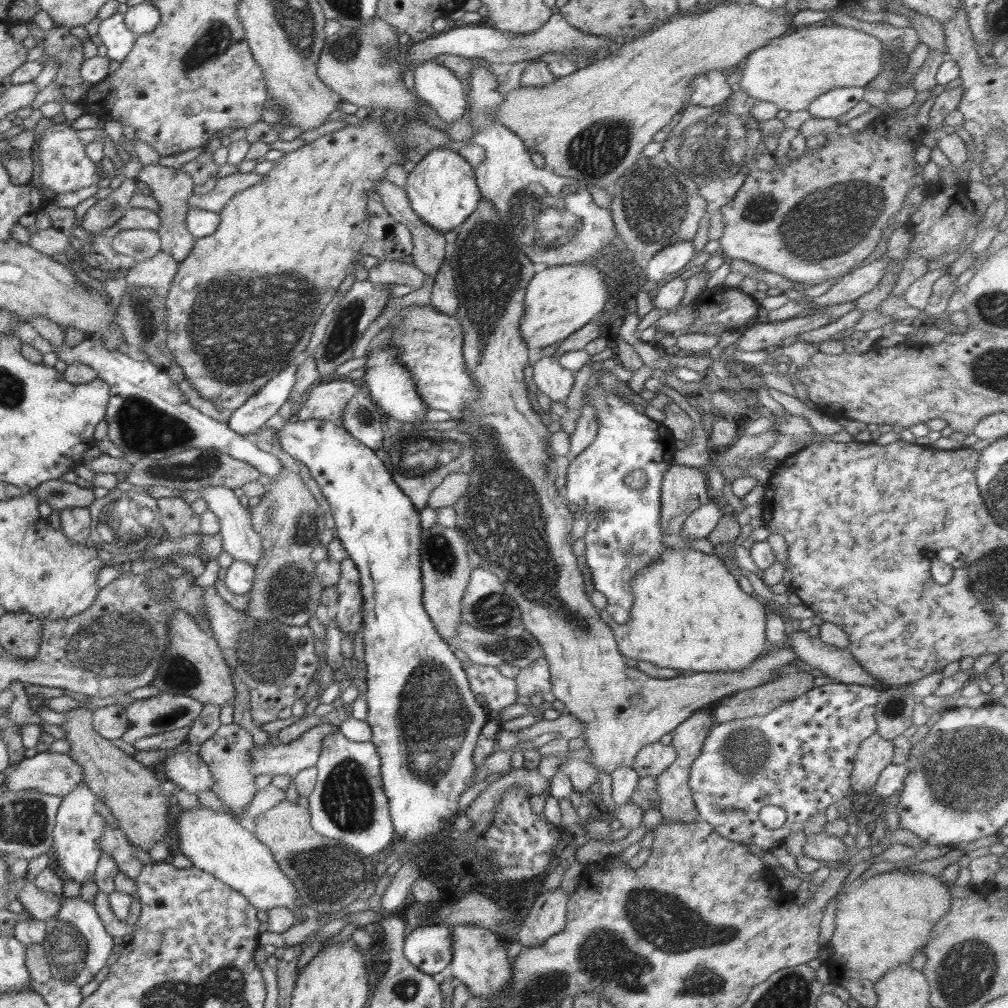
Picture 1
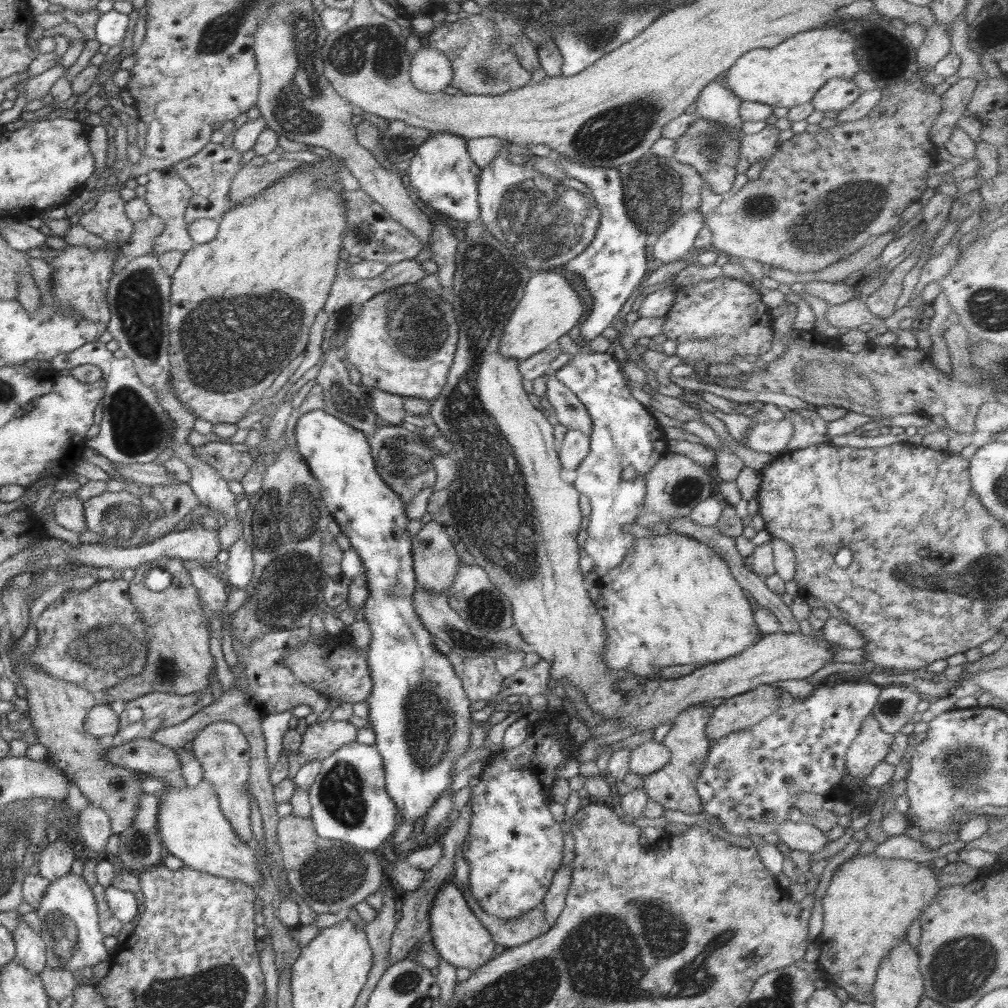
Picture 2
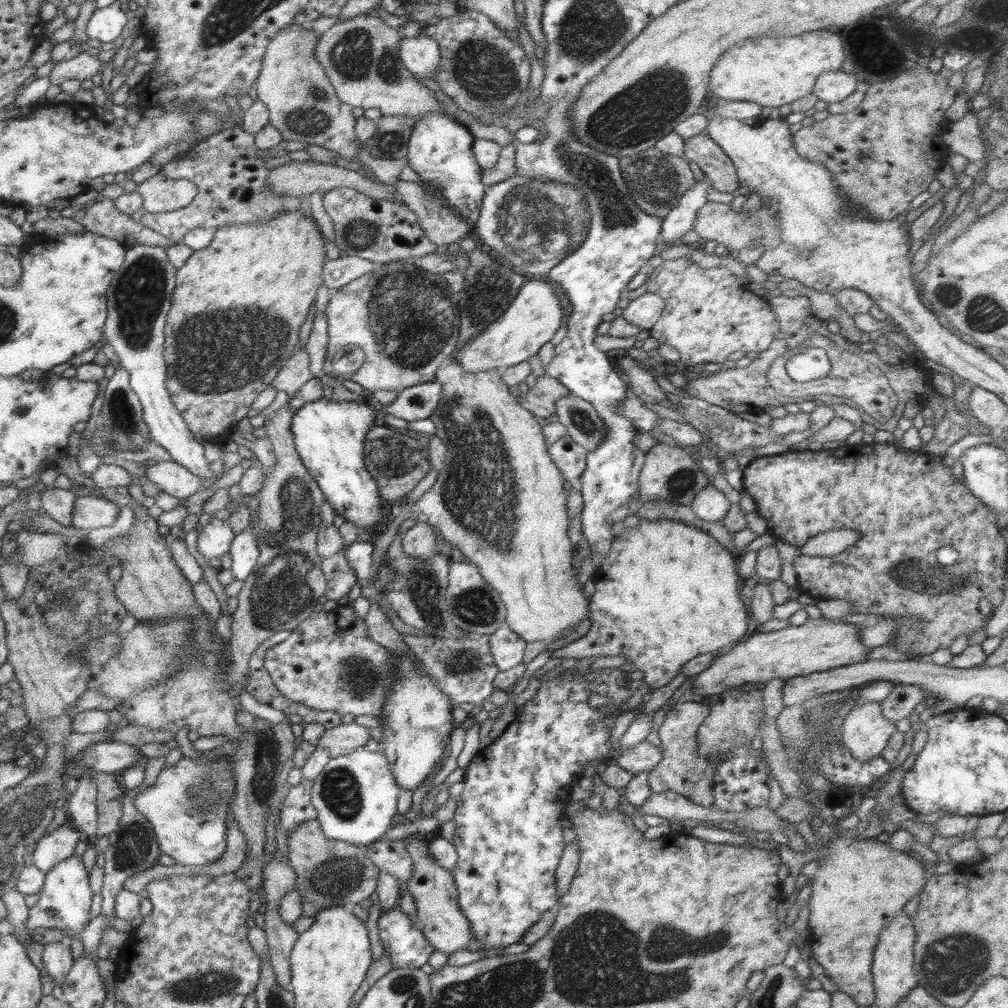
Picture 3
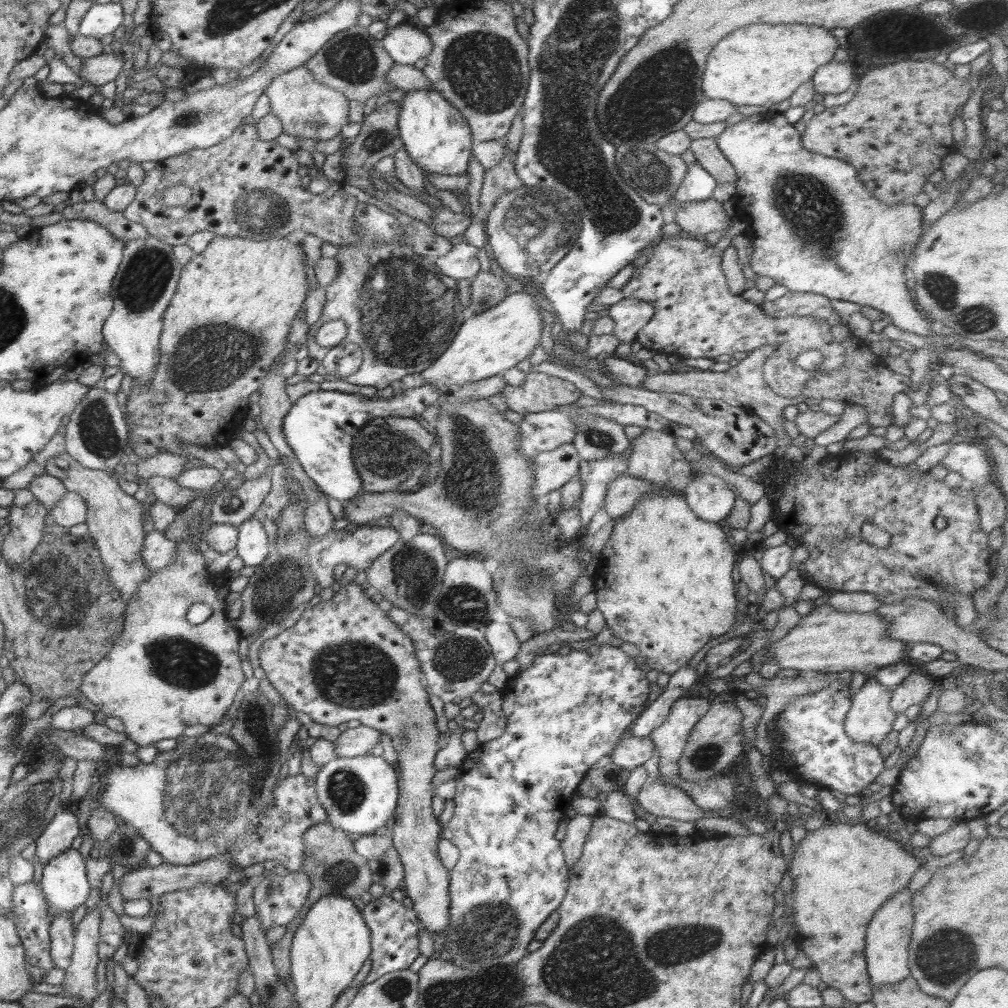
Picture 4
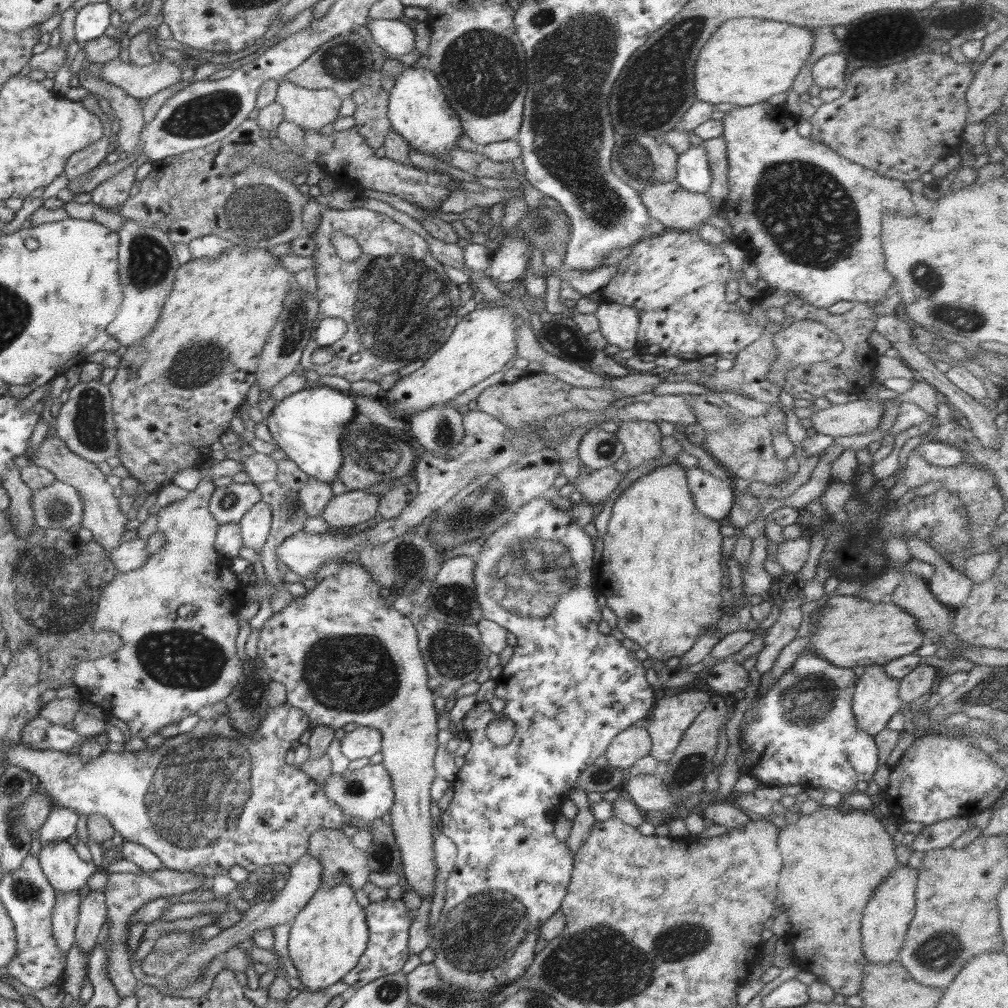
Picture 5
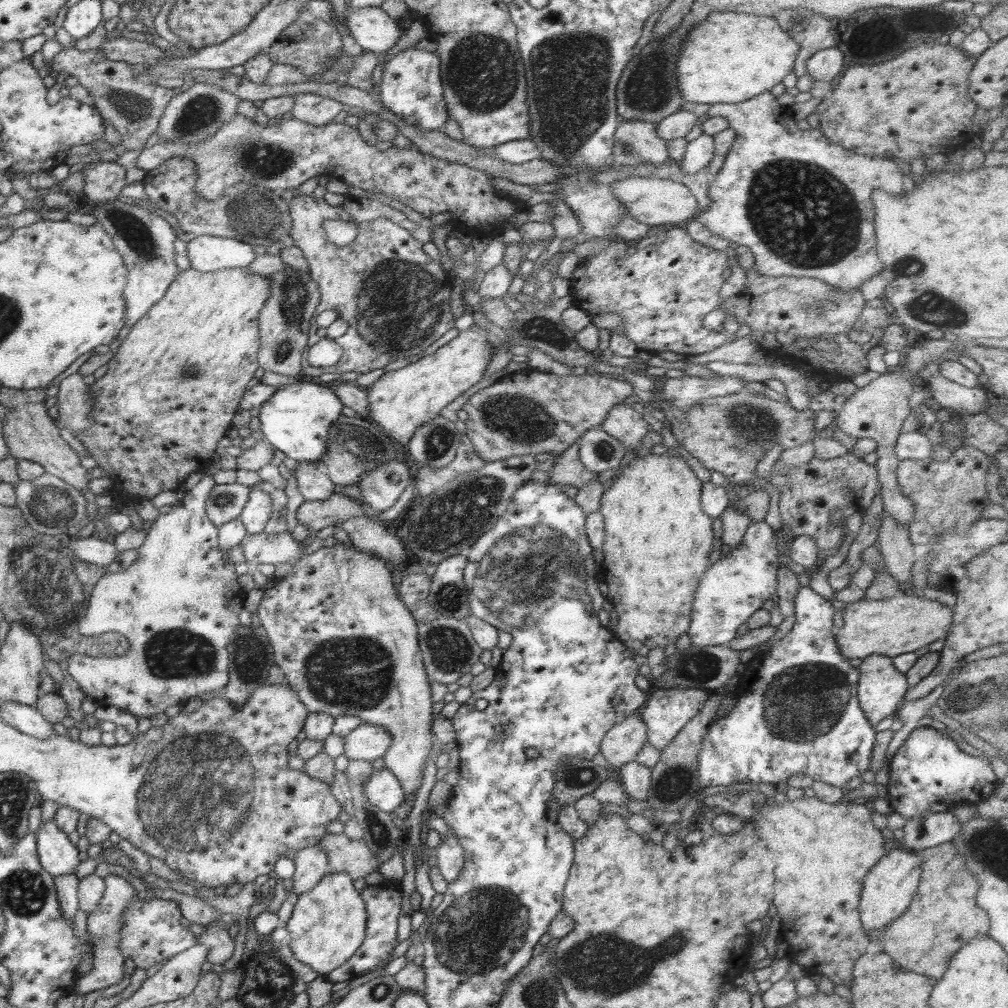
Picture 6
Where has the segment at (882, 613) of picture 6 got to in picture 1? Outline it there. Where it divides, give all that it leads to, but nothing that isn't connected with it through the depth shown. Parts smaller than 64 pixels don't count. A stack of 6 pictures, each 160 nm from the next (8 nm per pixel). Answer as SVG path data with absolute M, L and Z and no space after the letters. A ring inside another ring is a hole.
M482 198L476 210L461 224L461 228L458 228L458 234L456 234L456 241L454 242L455 249L448 258L450 268L453 270L453 276L455 279L456 295L458 295L458 311L456 313L456 318L462 326L462 334L464 335L464 346L462 346L462 353L464 353L464 361L466 361L467 372L471 374L473 380L475 380L475 386L481 390L479 394L479 399L477 401L472 401L467 407L468 410L464 414L454 415L455 420L459 420L460 424L458 430L464 431L466 434L473 436L476 445L476 460L473 460L472 470L469 472L469 485L467 486L466 492L460 495L460 498L452 505L454 512L456 512L456 526L455 528L460 530L464 535L467 542L474 544L474 548L478 554L480 554L480 567L484 570L496 574L506 590L506 594L513 598L513 602L518 605L521 612L521 622L522 625L541 646L543 657L547 660L549 664L549 671L551 674L550 682L553 684L551 686L552 692L556 699L561 700L565 704L565 712L570 712L570 714L578 717L578 720L582 721L584 725L583 737L586 739L586 744L591 753L590 762L594 765L597 772L605 772L607 774L612 774L616 768L620 766L626 766L626 768L632 768L634 766L634 758L638 756L638 751L646 745L652 744L653 742L658 742L664 734L668 732L672 733L673 730L682 724L692 713L703 710L704 706L720 699L730 696L734 693L748 690L750 688L756 688L757 686L762 686L767 682L772 682L776 677L783 674L783 668L785 666L798 667L801 663L799 662L796 653L788 645L772 646L768 652L755 658L750 666L745 669L728 672L699 672L690 674L680 674L677 677L670 678L654 678L650 675L640 672L636 667L628 667L625 663L625 656L619 651L617 647L617 642L615 641L615 636L611 631L611 628L600 619L599 609L594 607L590 602L589 595L585 591L585 586L583 583L583 576L578 567L578 559L573 556L572 541L570 536L570 530L572 524L575 521L574 513L572 513L567 505L568 500L565 496L558 495L556 491L556 486L554 485L555 479L551 477L551 474L547 471L547 464L551 462L553 455L546 449L547 444L549 444L549 438L551 433L547 430L547 426L542 424L540 415L538 415L535 410L533 410L530 401L528 400L529 387L528 384L524 382L524 367L529 364L529 355L531 351L528 349L528 345L524 343L522 335L520 333L520 322L522 320L522 314L524 314L524 300L528 284L531 282L532 278L536 275L536 270L534 269L534 263L518 248L518 240L516 236L512 234L512 228L508 224L504 224L498 216L497 210L494 205L491 204L489 200Z

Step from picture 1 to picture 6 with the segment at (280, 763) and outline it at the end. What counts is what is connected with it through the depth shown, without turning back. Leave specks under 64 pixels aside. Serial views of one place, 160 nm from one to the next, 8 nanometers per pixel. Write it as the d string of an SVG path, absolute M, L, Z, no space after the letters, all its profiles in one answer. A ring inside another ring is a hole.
M362 723L345 736L344 756L374 763L384 759L390 745L391 736L383 726Z

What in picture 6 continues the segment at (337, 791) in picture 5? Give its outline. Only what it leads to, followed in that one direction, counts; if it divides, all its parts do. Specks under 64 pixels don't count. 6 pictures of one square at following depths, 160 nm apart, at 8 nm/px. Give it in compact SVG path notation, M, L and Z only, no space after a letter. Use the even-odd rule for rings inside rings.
M386 768L372 770L370 778L362 783L362 792L370 804L386 813L397 811L404 802L404 790L396 776Z

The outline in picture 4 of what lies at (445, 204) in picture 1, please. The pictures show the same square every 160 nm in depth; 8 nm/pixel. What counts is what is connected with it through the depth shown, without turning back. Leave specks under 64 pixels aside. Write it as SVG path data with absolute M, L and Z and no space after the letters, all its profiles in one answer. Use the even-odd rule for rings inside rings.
M434 89L407 91L398 105L399 136L414 164L430 174L466 174L474 144L462 113Z

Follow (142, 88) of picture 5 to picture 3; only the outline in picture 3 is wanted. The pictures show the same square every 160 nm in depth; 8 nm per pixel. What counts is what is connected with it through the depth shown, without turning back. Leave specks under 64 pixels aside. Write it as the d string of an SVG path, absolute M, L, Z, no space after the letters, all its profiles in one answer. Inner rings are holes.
M81 51L78 56L70 60L56 63L48 76L48 82L50 82L50 86L60 86L63 82L72 79L82 82L92 79L99 72L108 73L108 68L108 63L98 59L95 52Z

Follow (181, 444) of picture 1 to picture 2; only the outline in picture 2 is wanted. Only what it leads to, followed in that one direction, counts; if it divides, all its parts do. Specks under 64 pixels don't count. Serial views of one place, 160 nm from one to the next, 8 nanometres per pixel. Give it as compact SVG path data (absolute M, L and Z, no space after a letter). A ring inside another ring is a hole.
M91 341L70 353L58 355L51 361L51 366L56 371L63 368L71 370L82 364L98 366L106 381L100 432L91 439L86 438L88 448L96 450L98 454L106 456L108 460L116 464L132 464L154 461L162 451L170 447L169 444L173 439L171 436L174 434L176 425L168 417L168 413L162 409L153 388L144 386L140 382L134 363L130 359L115 358L113 352L107 350L106 344Z

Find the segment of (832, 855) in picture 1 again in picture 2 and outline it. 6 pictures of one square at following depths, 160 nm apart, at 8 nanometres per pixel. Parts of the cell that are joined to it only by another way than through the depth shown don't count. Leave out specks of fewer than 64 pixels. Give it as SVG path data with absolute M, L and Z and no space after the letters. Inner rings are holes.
M803 820L777 823L775 834L792 850L803 850L810 854L820 851L829 841L824 832Z

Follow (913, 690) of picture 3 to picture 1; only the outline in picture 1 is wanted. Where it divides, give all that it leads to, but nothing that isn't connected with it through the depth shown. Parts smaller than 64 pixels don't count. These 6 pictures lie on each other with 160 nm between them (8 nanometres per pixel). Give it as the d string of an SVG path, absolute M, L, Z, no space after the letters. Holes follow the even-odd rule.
M904 687L881 689L875 710L877 733L890 739L902 735L913 722L915 697Z

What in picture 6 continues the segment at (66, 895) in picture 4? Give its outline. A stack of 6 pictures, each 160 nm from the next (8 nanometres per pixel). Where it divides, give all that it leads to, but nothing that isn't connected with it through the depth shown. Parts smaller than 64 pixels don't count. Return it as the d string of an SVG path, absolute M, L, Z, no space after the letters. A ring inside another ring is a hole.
M54 821L44 822L38 828L37 853L40 864L53 877L75 874L80 864L79 850L71 844L68 836L55 826Z

